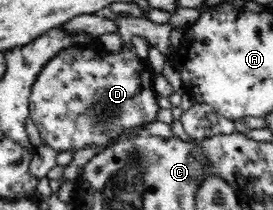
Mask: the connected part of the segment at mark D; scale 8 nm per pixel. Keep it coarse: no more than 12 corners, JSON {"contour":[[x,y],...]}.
{"contour":[[96,41],[37,74],[45,144],[103,150],[157,121],[148,62]]}

